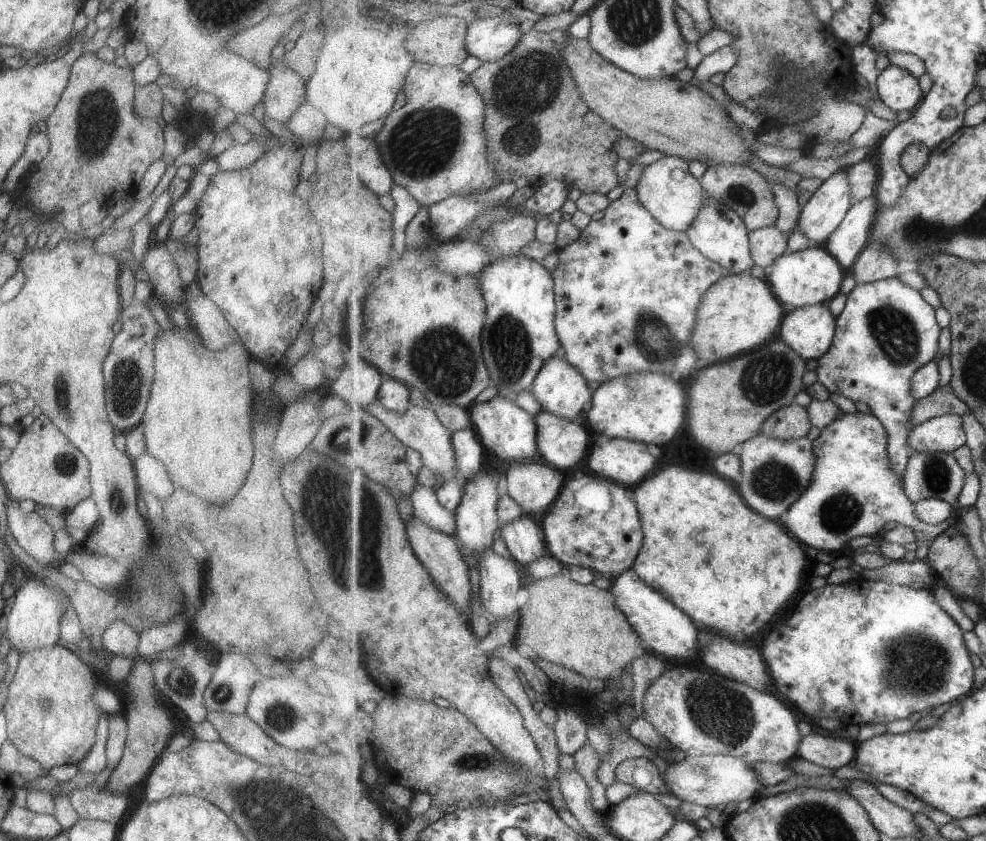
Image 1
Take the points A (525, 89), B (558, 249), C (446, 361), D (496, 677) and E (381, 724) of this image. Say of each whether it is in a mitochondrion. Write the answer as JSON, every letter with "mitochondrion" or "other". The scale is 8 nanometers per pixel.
{"A":"mitochondrion","B":"other","C":"mitochondrion","D":"other","E":"other"}

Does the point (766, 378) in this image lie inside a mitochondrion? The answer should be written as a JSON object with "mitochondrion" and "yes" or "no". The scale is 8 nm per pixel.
{"mitochondrion":"yes"}

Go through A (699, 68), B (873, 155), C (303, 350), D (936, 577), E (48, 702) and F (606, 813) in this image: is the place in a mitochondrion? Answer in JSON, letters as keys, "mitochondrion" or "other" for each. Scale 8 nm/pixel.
{"A":"other","B":"other","C":"other","D":"other","E":"mitochondrion","F":"other"}

